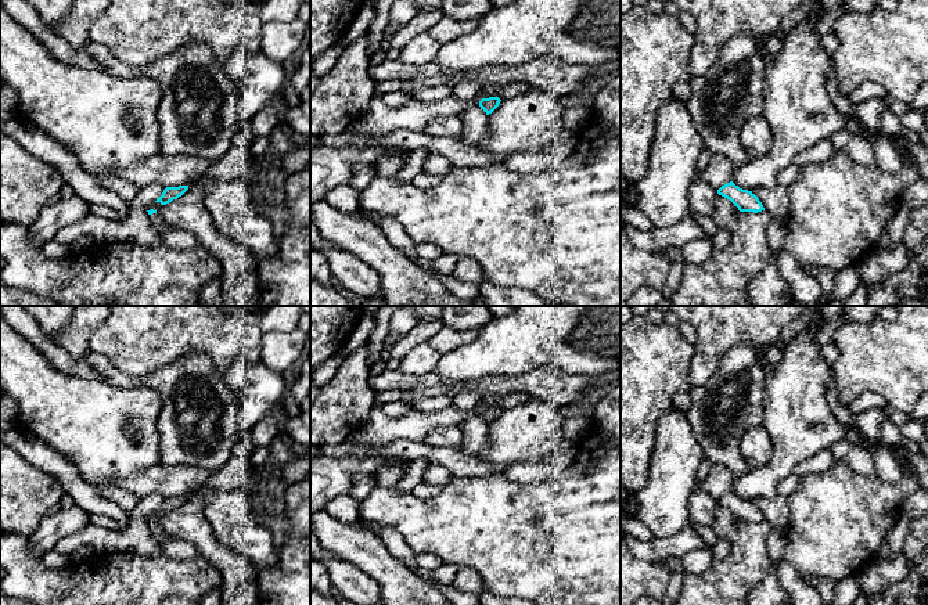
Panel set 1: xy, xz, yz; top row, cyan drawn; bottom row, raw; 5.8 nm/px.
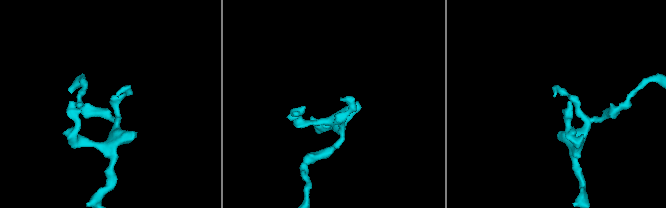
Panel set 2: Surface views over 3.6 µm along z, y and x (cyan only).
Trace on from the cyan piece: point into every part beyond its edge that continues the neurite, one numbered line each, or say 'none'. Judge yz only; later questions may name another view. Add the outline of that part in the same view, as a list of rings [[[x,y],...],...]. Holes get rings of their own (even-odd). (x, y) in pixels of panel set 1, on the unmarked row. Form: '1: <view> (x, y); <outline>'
none

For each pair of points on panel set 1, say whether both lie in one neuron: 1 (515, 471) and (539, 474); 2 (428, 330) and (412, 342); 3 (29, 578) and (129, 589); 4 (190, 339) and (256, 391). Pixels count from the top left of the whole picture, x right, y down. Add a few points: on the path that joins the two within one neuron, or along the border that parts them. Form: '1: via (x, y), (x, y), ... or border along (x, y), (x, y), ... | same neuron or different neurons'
1: via (521, 472), (533, 472) | same neuron
2: via (424, 330), (416, 338) | same neuron
3: via (54, 589), (104, 589) | same neuron
4: border along (241, 357), (223, 377) | different neurons

